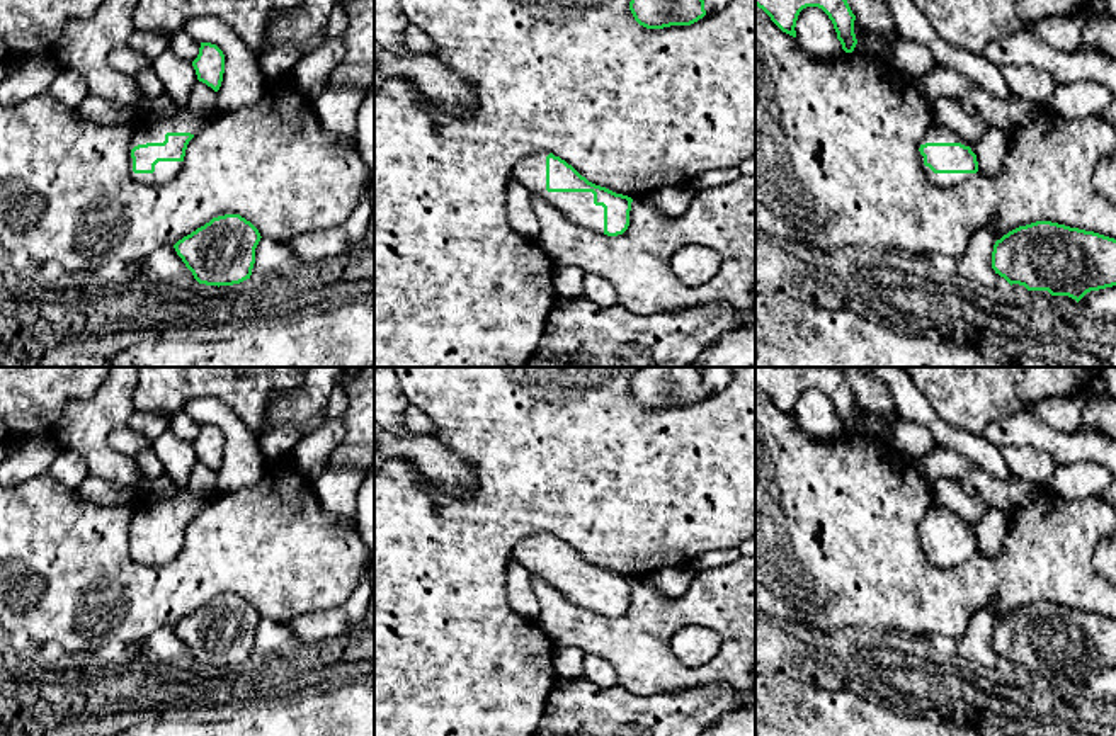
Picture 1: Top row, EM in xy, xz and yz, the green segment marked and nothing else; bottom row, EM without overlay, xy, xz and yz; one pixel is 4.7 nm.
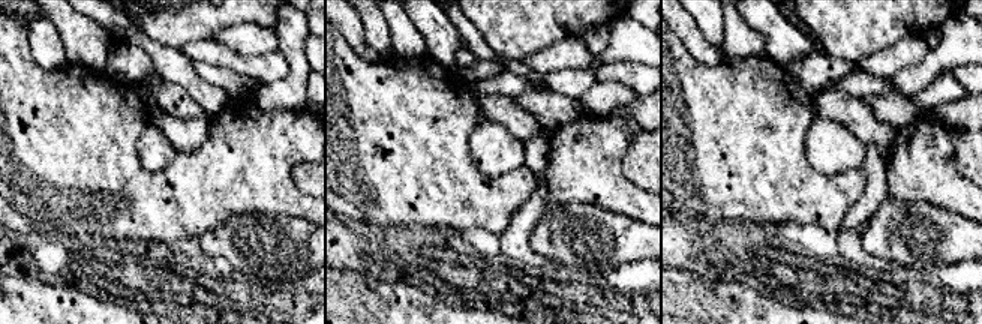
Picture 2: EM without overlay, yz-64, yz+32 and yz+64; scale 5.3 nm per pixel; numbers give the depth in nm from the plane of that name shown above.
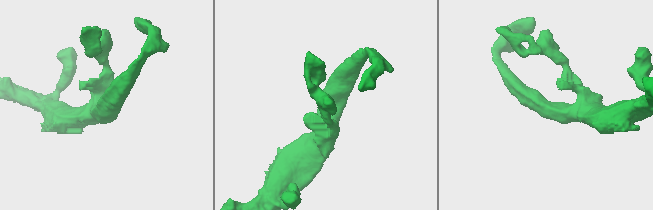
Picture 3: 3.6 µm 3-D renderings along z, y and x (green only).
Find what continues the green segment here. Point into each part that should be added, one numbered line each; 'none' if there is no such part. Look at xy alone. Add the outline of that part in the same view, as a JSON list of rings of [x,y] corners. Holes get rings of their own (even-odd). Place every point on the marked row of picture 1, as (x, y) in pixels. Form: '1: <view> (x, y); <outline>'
1: xy (184, 121); [[[179,110],[175,116],[168,117],[168,119],[160,119],[160,121],[153,121],[153,122],[143,122],[138,131],[134,133],[133,139],[131,139],[131,146],[129,146],[129,158],[131,158],[131,150],[138,144],[146,144],[146,143],[163,143],[165,141],[165,134],[167,133],[191,133],[191,134],[197,134],[201,129],[201,124],[204,121],[204,116],[199,116],[192,110]],[[131,158],[131,175],[134,180],[146,184],[146,185],[163,185],[172,182],[179,170],[182,168],[184,161],[158,161],[155,165],[155,172],[153,173],[134,173],[133,172],[133,158]]]

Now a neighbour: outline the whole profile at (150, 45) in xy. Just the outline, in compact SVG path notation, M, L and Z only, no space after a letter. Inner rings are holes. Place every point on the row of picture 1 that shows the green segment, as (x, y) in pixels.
M134 31L128 44L146 59L153 61L168 49L170 39L162 32Z

